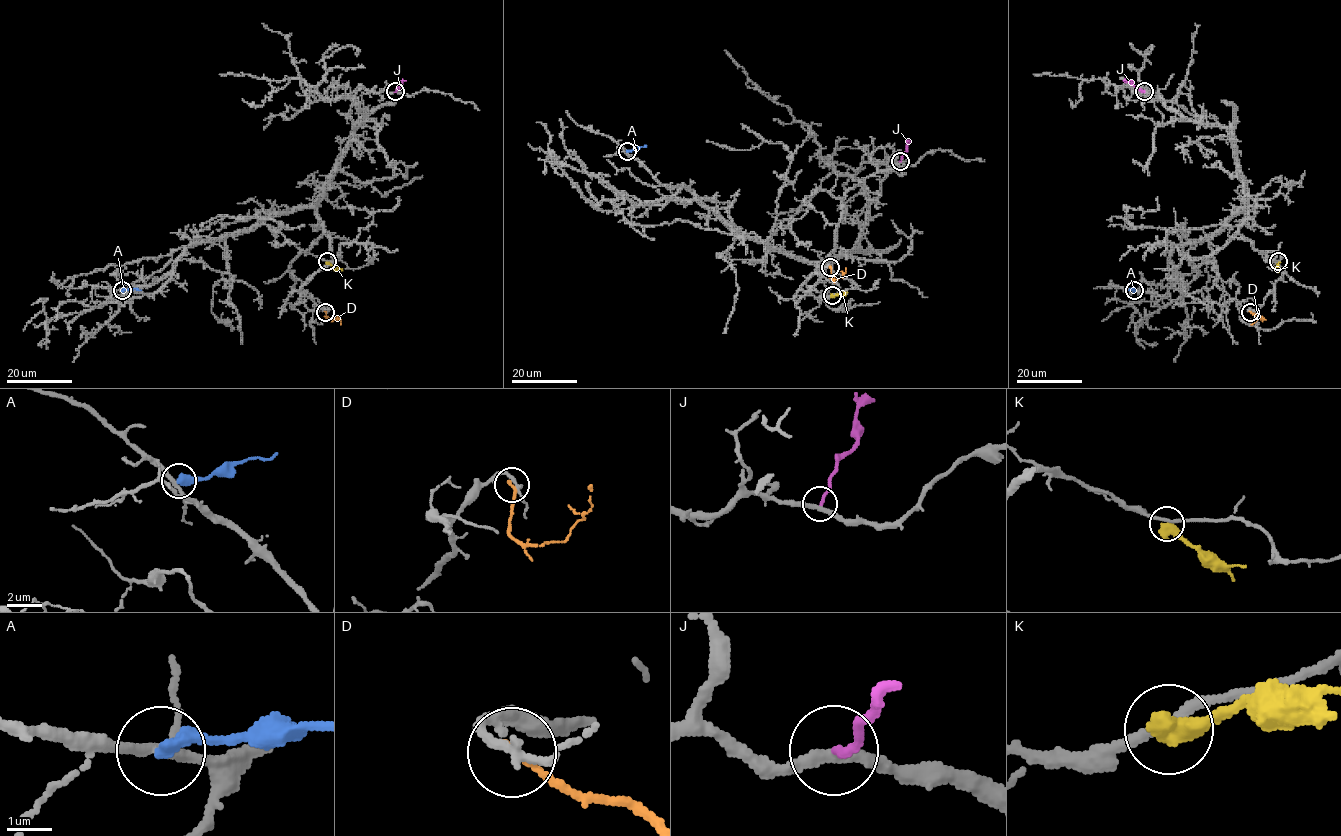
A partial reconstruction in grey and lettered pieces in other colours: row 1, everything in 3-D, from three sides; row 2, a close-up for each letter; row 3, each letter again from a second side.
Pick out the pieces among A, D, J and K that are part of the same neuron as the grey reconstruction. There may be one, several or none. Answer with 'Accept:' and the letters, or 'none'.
Accept: none

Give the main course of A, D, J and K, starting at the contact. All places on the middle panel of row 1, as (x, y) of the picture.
A: (627, 151), (645, 145)
D: (830, 267), (830, 276), (836, 279), (846, 271), (846, 267)
J: (900, 162), (909, 140)
K: (832, 296), (847, 292)

